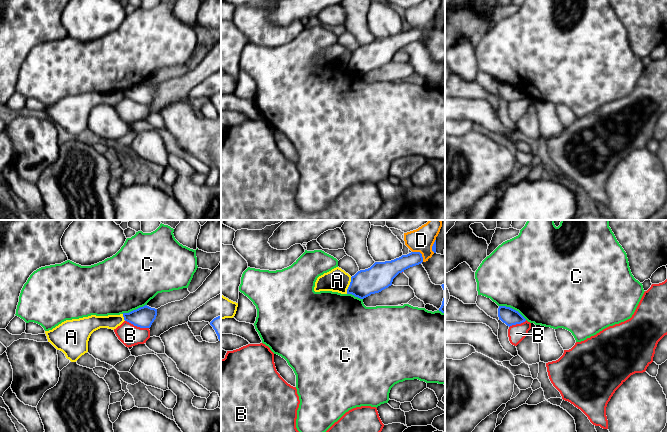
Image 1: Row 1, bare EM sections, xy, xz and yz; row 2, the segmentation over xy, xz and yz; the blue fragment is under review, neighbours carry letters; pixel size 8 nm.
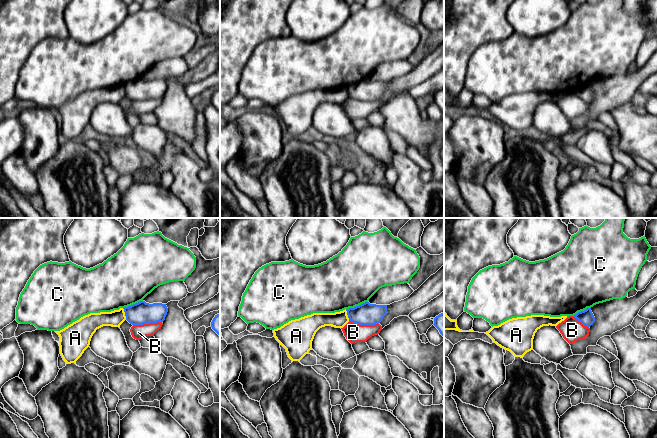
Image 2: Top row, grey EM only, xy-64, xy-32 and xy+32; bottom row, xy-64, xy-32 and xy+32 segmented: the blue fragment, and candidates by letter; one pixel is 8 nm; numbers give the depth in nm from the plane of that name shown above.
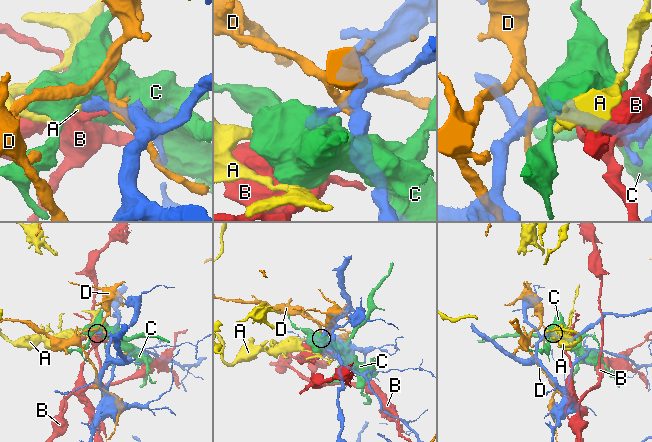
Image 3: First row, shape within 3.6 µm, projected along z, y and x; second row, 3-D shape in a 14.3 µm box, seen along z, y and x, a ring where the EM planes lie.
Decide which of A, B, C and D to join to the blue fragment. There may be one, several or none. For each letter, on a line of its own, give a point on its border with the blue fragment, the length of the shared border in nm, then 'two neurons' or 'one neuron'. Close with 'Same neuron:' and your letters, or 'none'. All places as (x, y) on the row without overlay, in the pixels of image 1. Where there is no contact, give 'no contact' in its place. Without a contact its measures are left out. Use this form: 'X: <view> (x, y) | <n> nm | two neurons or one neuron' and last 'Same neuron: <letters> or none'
A: xz (349, 61) | 140 nm | two neurons
B: xy (137, 102) | 200 nm | two neurons
C: yz (513, 85) | 260 nm | two neurons
D: xz (420, 29) | 130 nm | two neurons
Same neuron: none

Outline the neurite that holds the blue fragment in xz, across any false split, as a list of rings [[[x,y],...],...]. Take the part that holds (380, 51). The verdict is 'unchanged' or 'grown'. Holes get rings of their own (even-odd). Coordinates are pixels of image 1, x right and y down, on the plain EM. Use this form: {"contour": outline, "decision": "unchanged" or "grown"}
{"contour": [[[411,28],[391,37],[375,38],[370,44],[351,53],[347,70],[364,75],[392,61],[393,55],[406,45],[423,38],[420,28]]], "decision": "unchanged"}

